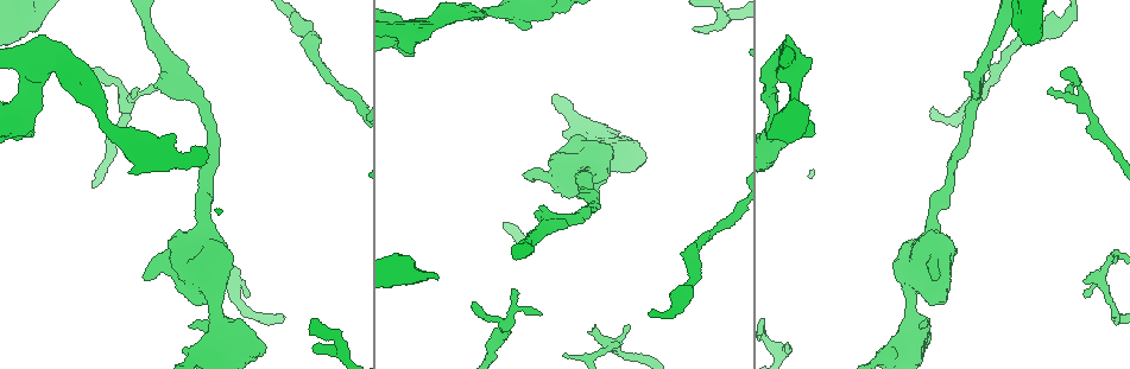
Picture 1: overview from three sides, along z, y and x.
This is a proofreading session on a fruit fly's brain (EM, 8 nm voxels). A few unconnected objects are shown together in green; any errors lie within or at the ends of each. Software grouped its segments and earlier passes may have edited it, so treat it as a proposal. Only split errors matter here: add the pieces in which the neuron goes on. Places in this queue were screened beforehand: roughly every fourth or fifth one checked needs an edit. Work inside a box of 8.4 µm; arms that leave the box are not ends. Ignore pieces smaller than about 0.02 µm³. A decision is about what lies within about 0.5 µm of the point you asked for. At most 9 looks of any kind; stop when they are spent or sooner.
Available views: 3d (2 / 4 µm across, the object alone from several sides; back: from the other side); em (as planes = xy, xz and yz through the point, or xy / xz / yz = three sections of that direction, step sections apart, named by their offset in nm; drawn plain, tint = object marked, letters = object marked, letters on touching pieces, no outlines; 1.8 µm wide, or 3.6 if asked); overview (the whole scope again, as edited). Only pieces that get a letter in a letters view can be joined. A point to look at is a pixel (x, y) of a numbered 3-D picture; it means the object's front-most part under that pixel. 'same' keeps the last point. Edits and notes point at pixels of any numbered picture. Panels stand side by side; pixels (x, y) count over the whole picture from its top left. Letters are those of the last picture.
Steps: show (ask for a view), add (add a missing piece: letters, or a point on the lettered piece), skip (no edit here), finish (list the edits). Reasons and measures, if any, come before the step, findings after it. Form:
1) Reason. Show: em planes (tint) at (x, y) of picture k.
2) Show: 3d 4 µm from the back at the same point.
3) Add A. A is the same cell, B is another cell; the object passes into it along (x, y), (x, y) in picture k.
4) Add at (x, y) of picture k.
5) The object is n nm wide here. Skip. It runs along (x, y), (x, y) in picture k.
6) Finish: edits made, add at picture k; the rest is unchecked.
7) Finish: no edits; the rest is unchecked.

Free end. Show: em planes (letters) at (516, 295) of picture 1.

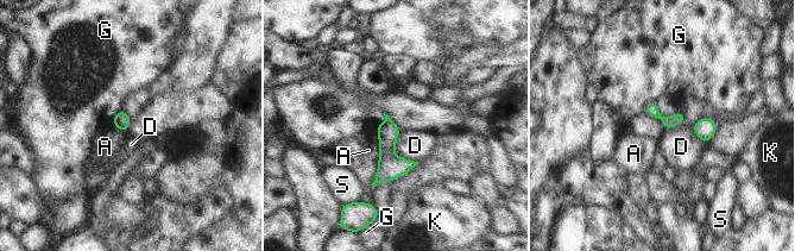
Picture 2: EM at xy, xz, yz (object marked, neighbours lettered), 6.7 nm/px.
Skip. A, D, G, K and S are other cells; a border runs along (401, 131), (393, 150) in picture 2; no lettered piece goes on from it.

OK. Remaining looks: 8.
An open end. Show: em 3.6 µm planes (letters) at (39, 24) of picture 1.

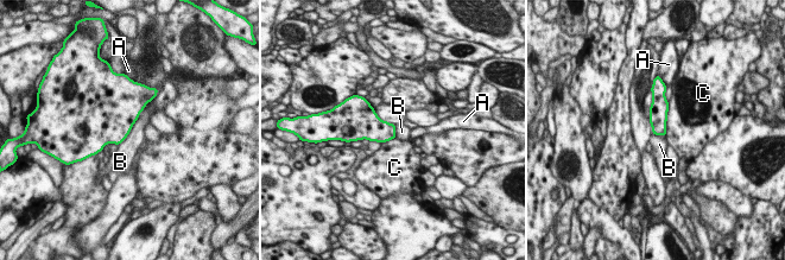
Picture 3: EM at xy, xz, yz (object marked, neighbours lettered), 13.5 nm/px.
Skip. A, B and C are other cells; a border runs along (144, 109), (127, 137), (118, 146) in picture 3; none of them fits.

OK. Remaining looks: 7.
Branch stops here. Show: em xz step 16 (tint) at (794, 94) of picture 1.

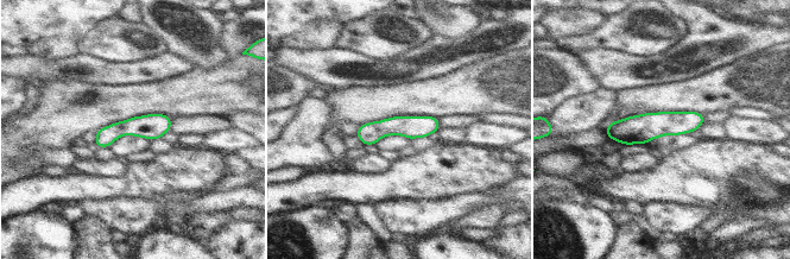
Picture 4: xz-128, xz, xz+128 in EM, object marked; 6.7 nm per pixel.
Show: em planes (letters) at the same point.

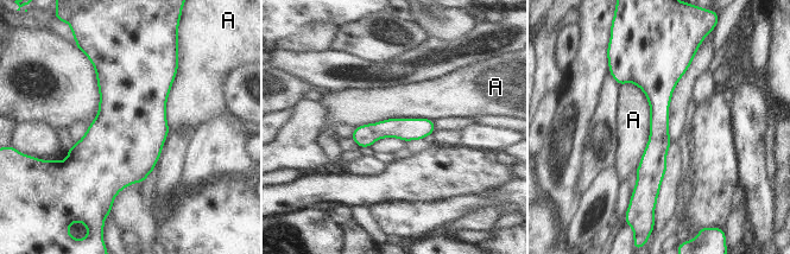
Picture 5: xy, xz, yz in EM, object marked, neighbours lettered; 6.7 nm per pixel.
Skip. A is another cell; it runs along (655, 58), (658, 145), (648, 199) in picture 5; none of them fits.

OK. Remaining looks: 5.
Branch stops here. Show: 3d 4 µm at (245, 295) of picture 1.

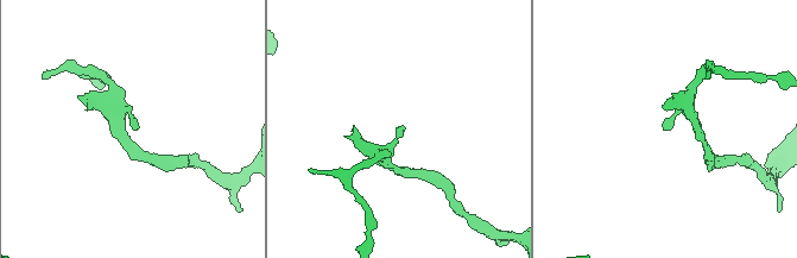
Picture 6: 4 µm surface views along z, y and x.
Shape alone is not enough. Show: em 3.6 µm xz step 4 (tint) at (397, 130) of picture 6.

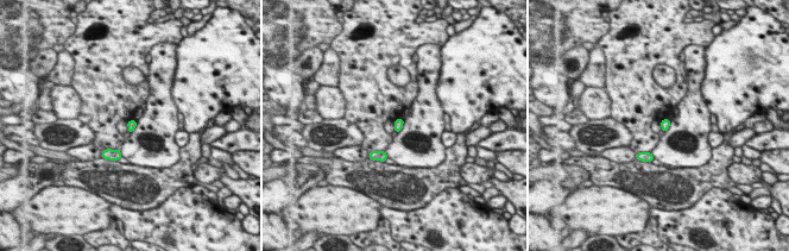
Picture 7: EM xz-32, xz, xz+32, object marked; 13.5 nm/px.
Show: em 3.6 µm planes (letters) at the same point.

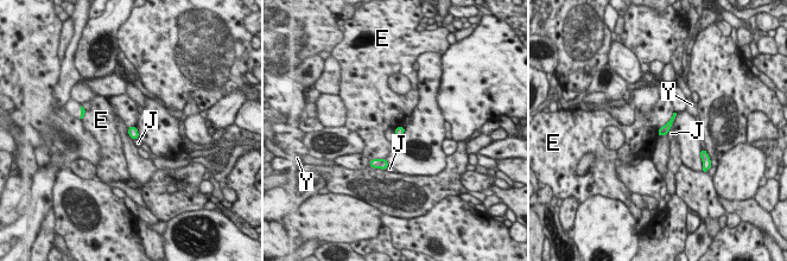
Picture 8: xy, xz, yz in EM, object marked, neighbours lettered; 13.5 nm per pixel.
The longest contact is with E, 400 nm. Skip. E, J and Y are other cells; a border runs along (673, 112), (657, 135) in picture 8; none of them fits.

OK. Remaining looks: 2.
Finish: no edits; the rest is unchecked.

